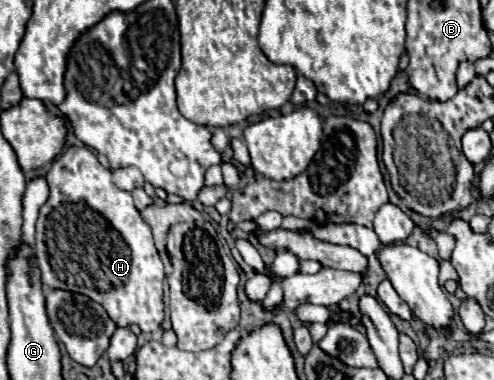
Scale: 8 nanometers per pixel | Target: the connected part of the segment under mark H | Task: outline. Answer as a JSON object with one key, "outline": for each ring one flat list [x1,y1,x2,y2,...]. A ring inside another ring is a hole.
{"outline":[[68,147,62,155,52,161,46,175,50,185,50,197,40,207,36,221,36,265,42,273,42,289,64,289,82,293,92,301,100,303,110,319,118,327,130,323,140,325,142,331,156,331,164,319,164,267,154,247,152,229,134,207,132,195,114,187,110,169,100,165,96,155,88,147]]}

